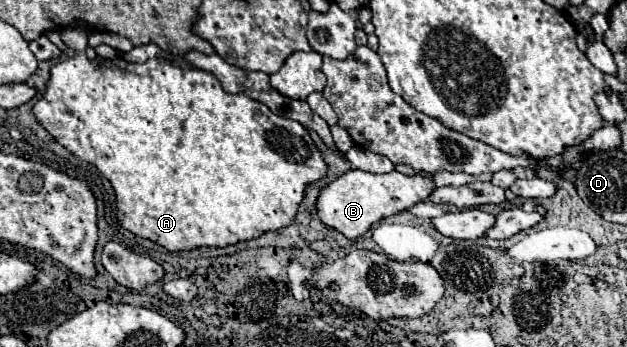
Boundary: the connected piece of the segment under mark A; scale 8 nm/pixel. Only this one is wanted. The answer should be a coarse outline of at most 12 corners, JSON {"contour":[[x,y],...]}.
{"contour":[[163,58],[51,66],[37,122],[167,250],[285,228],[307,128]]}

